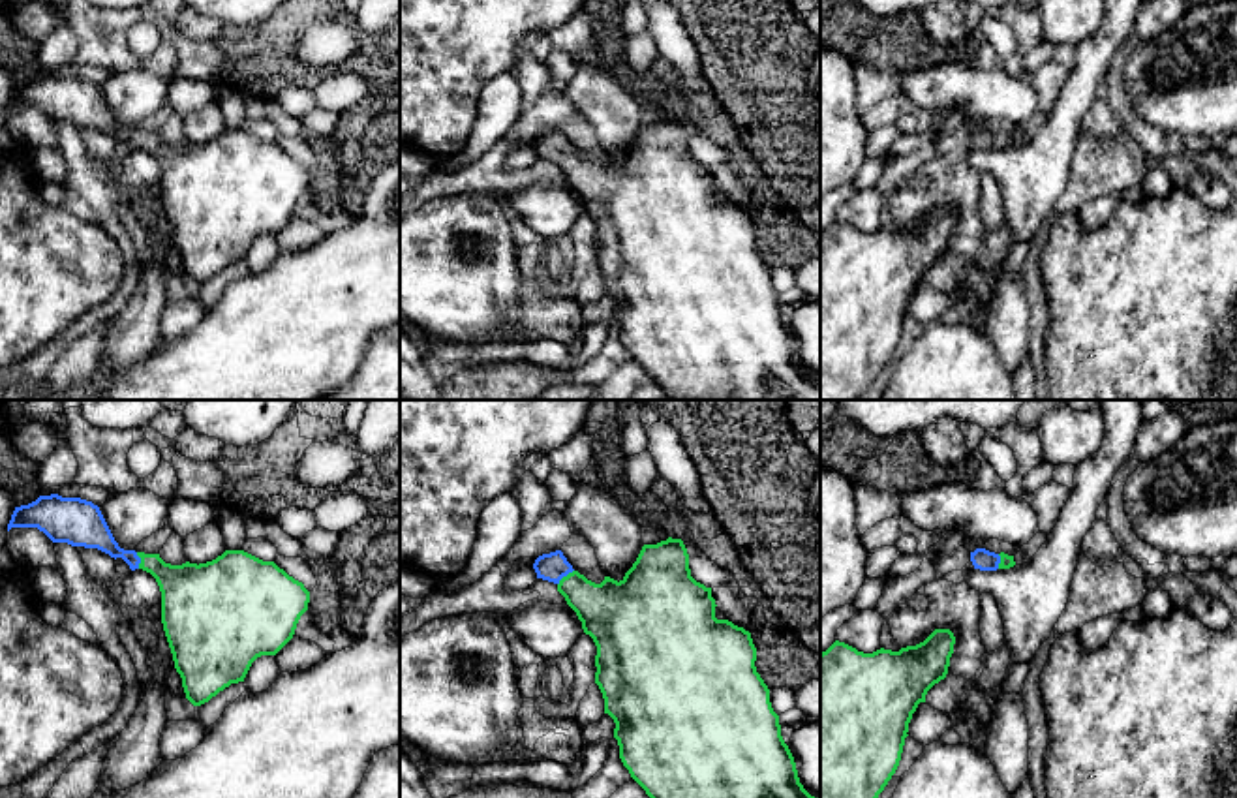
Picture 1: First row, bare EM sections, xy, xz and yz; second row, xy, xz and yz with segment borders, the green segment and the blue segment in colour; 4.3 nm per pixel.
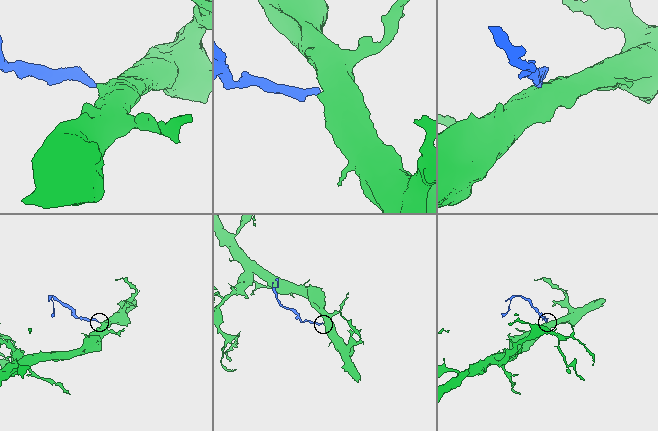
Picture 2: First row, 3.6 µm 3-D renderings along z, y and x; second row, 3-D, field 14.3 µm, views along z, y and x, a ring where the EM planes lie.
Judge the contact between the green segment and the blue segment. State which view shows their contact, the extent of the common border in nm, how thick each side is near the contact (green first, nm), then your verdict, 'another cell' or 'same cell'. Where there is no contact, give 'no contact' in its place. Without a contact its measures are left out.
xz | 100 nm | 260/120 nm | same cell

